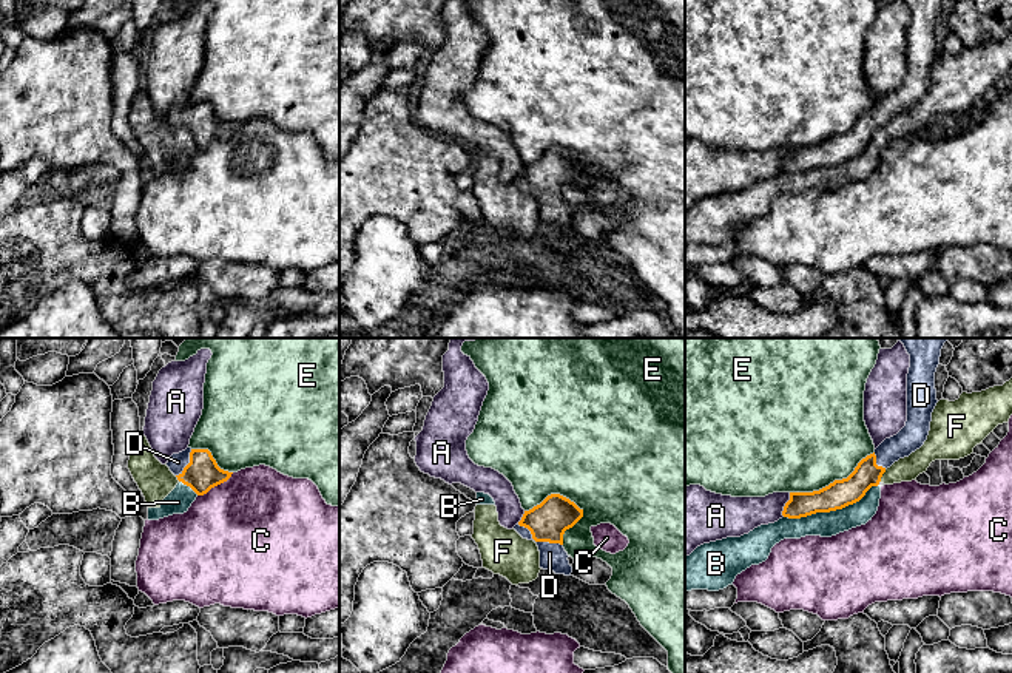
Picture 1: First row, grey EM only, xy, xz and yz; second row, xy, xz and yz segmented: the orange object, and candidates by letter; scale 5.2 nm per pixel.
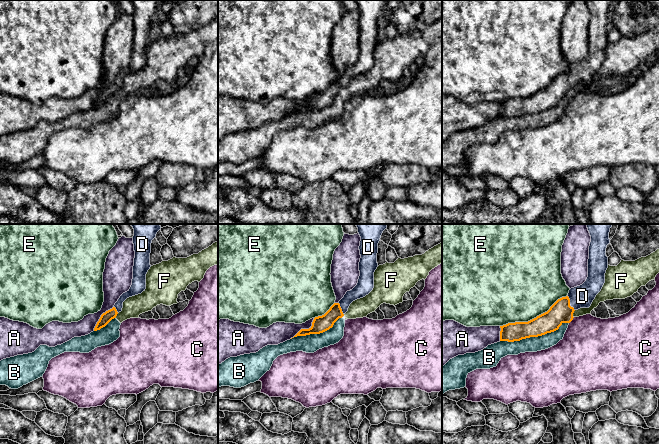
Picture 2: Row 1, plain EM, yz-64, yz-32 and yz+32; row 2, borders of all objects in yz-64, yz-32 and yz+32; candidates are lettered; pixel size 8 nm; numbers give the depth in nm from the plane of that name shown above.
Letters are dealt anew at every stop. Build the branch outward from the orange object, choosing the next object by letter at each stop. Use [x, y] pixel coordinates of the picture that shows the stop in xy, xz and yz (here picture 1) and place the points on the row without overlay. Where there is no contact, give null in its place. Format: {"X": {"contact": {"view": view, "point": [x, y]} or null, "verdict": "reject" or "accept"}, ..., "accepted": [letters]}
{"A": {"contact": {"view": "yz", "point": [785, 159]}, "verdict": "reject"}, "B": {"contact": {"view": "yz", "point": [830, 164]}, "verdict": "reject"}, "C": {"contact": {"view": "xy", "point": [215, 139]}, "verdict": "reject"}, "D": {"contact": {"view": "xz", "point": [539, 195]}, "verdict": "accept"}, "E": {"contact": {"view": "xz", "point": [556, 148]}, "verdict": "reject"}, "F": {"contact": {"view": "yz", "point": [881, 130]}, "verdict": "reject"}, "accepted": ["D"]}

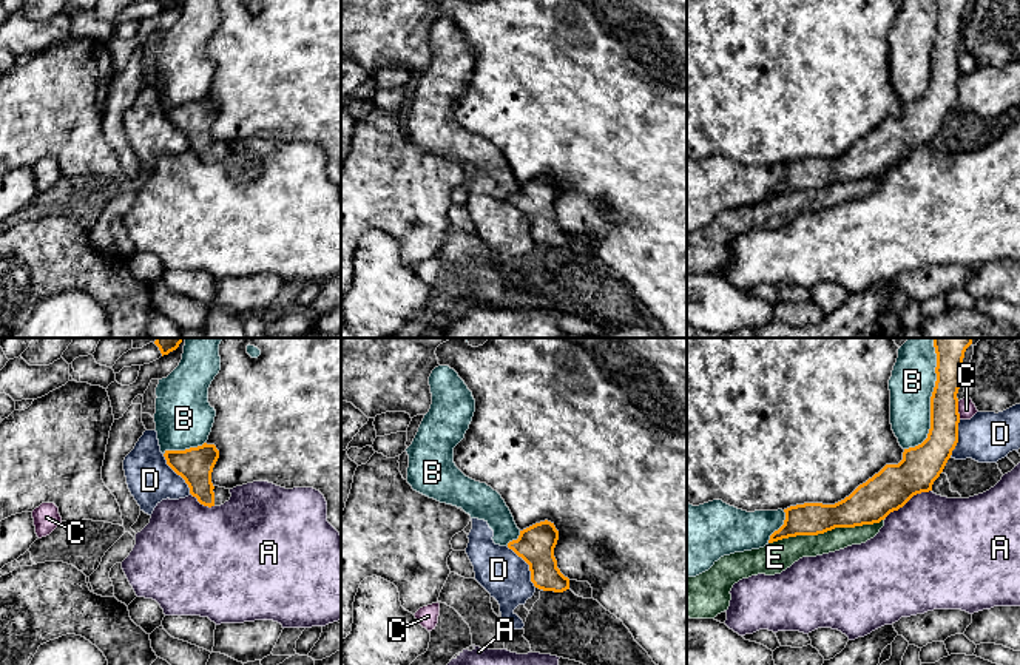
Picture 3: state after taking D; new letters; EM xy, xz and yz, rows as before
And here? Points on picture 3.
{"A": {"contact": {"view": "yz", "point": [908, 155]}, "verdict": "reject"}, "B": {"contact": {"view": "yz", "point": [931, 57]}, "verdict": "reject"}, "C": {"contact": {"view": "yz", "point": [957, 65]}, "verdict": "reject"}, "D": {"contact": {"view": "xz", "point": [528, 218]}, "verdict": "reject"}, "E": {"contact": {"view": "yz", "point": [826, 185]}, "verdict": "reject"}, "accepted": []}

